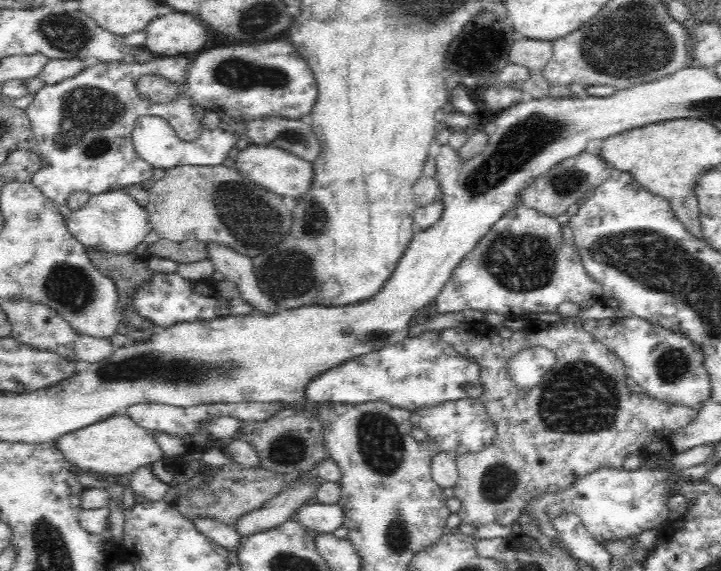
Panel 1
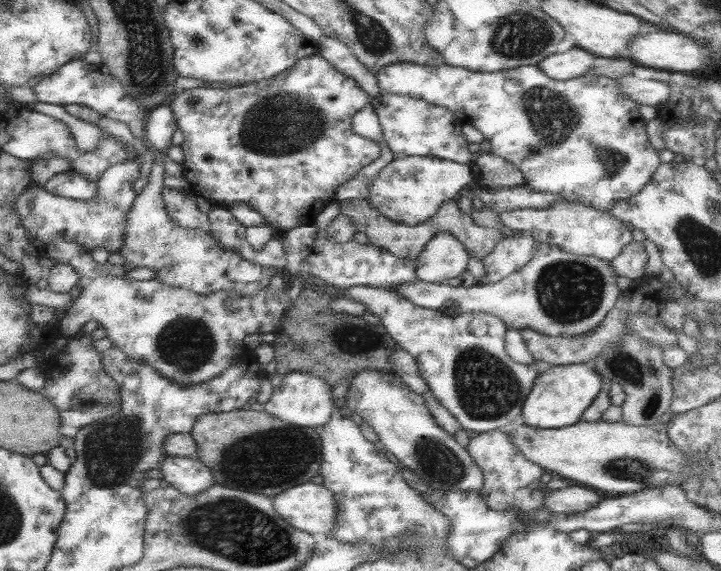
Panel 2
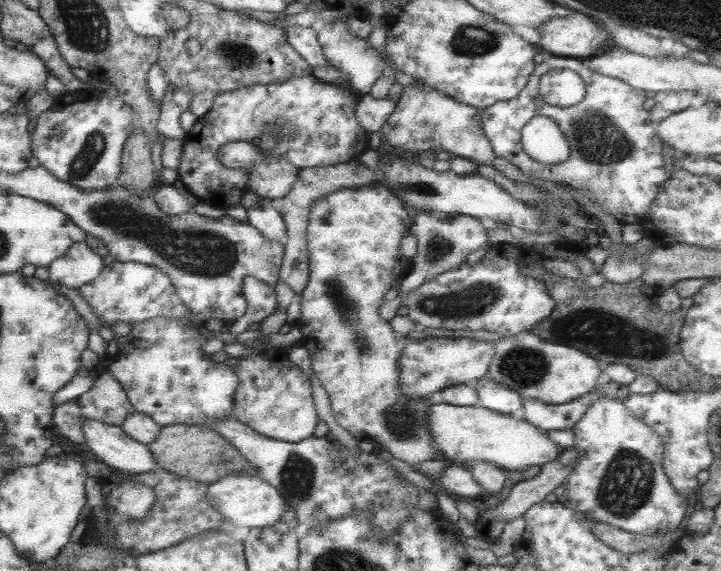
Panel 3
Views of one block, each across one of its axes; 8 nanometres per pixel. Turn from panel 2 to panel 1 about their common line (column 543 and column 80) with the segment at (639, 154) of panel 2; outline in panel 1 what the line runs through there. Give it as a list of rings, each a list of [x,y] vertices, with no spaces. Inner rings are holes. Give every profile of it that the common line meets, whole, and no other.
[[[172,56],[172,58],[152,58],[144,62],[132,61],[131,63],[127,63],[125,60],[112,62],[99,61],[92,64],[90,68],[86,68],[84,72],[80,72],[78,76],[69,77],[68,80],[60,81],[58,84],[46,84],[37,93],[34,93],[34,98],[25,108],[25,111],[31,124],[31,132],[34,134],[34,140],[36,140],[34,152],[39,156],[41,167],[32,175],[30,181],[40,192],[43,193],[44,196],[52,201],[56,201],[58,205],[64,206],[67,198],[71,194],[74,194],[74,192],[88,193],[89,195],[94,196],[114,190],[132,188],[132,186],[140,186],[143,182],[146,182],[146,180],[150,180],[152,178],[153,167],[139,159],[132,142],[132,132],[139,118],[159,116],[160,118],[166,119],[174,129],[174,132],[178,135],[178,138],[186,142],[196,140],[196,137],[200,136],[200,133],[203,130],[200,122],[202,122],[202,116],[204,116],[206,111],[191,102],[181,101],[172,102],[172,104],[152,104],[147,100],[144,100],[143,97],[136,92],[134,83],[140,75],[162,75],[166,79],[176,81],[176,83],[183,83],[187,75],[186,58],[184,58],[184,56]]]

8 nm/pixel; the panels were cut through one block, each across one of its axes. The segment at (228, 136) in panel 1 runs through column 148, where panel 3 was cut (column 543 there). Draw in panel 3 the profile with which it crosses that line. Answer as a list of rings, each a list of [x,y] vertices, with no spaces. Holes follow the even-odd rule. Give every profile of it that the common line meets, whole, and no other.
[[[533,117],[520,130],[523,152],[539,164],[560,164],[569,158],[569,147],[557,123],[547,117]]]

